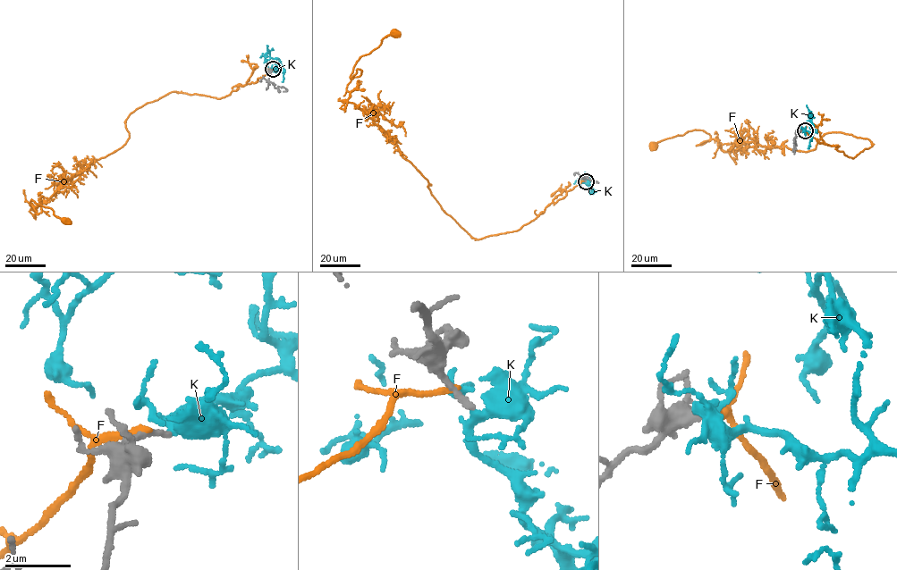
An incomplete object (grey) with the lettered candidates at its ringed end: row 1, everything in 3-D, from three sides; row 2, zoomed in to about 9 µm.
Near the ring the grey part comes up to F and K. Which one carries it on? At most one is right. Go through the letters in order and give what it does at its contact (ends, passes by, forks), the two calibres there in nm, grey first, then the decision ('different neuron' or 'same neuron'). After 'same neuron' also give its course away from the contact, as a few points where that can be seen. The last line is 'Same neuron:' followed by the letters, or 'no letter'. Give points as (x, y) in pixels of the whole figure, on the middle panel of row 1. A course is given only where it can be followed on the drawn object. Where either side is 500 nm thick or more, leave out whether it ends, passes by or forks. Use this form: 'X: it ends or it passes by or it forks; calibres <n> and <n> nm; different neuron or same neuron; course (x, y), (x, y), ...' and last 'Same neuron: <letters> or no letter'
F: it ends; calibres 300 and 200 nm; different neuron
K: it forks; calibres 170 and 280 nm; same neuron; course (586, 182), (591, 190), (590, 187), (579, 183), (579, 180), (573, 183)
Same neuron: K

